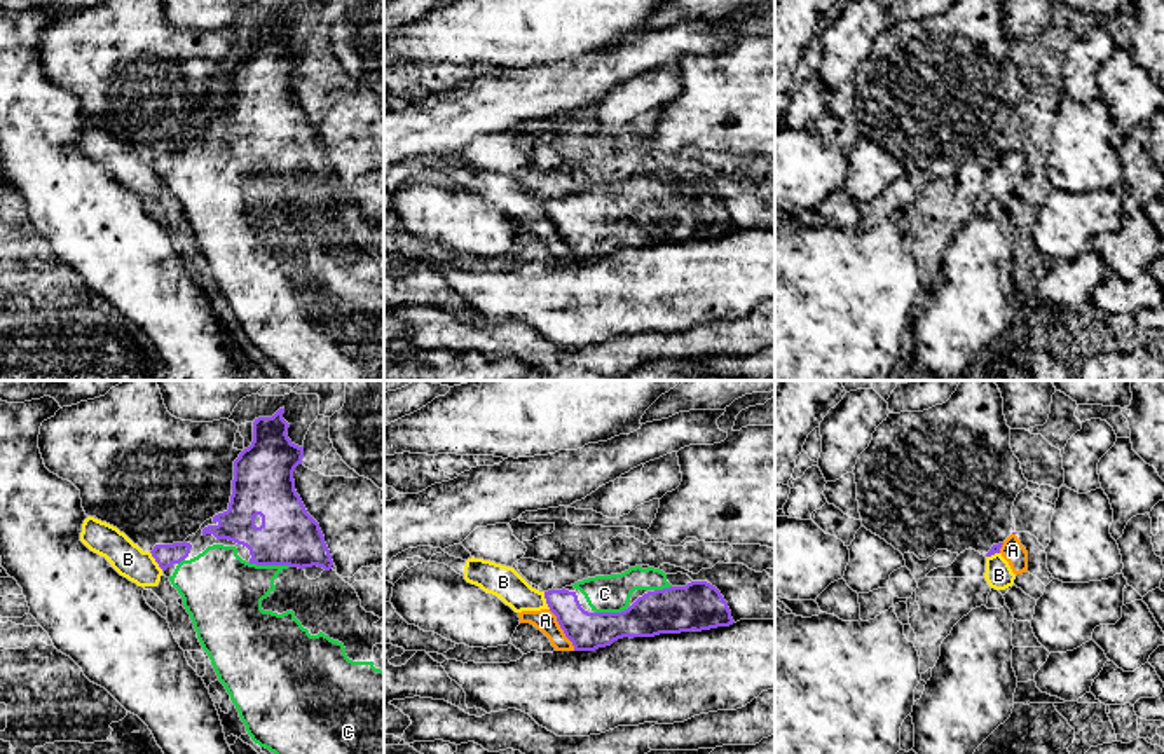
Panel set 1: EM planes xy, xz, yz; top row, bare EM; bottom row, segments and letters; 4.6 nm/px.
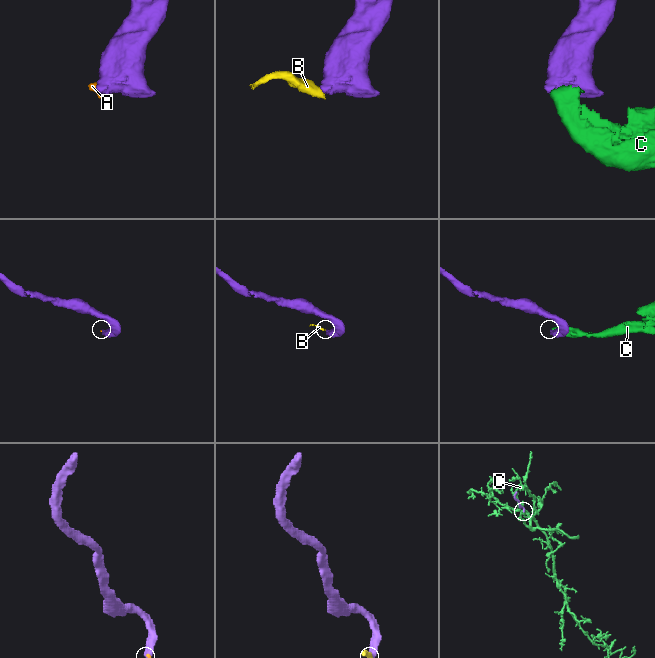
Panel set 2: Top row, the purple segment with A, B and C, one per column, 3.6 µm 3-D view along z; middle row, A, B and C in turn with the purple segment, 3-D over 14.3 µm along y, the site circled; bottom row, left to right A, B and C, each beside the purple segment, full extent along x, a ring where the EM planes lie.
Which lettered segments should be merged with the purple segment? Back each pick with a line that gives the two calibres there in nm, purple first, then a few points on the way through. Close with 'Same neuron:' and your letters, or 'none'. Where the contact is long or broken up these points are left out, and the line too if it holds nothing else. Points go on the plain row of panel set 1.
C: 280 nm thick on the purple side, 360 nm on the other
Same neuron: C

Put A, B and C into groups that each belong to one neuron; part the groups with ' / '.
A B / C

